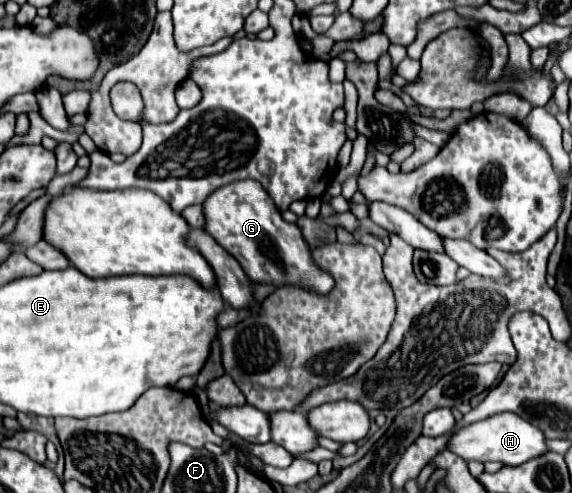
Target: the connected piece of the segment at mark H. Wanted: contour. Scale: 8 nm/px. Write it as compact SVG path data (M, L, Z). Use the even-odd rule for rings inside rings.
M503 412L503 414L495 414L495 416L487 418L485 422L475 422L471 426L459 430L451 438L449 450L459 454L463 460L479 460L479 462L497 460L507 466L519 466L519 464L525 464L533 458L547 454L549 446L545 444L543 430L539 430L531 422L523 420L519 414Z

